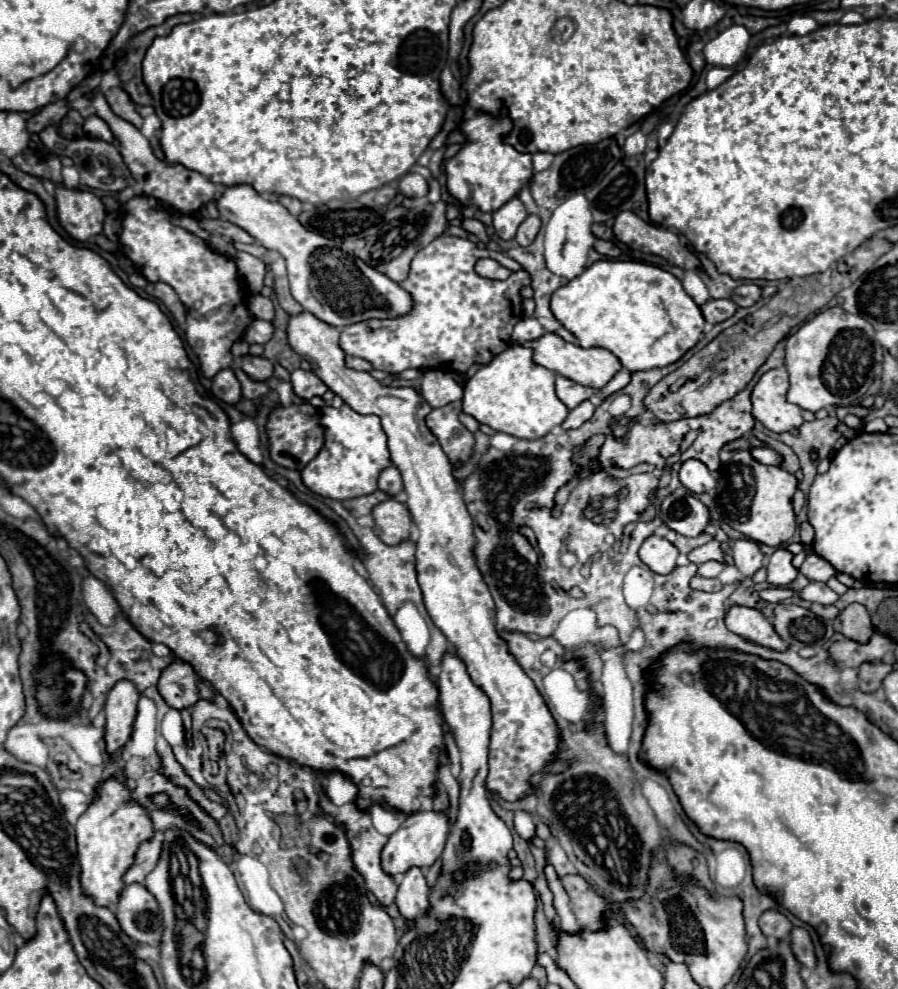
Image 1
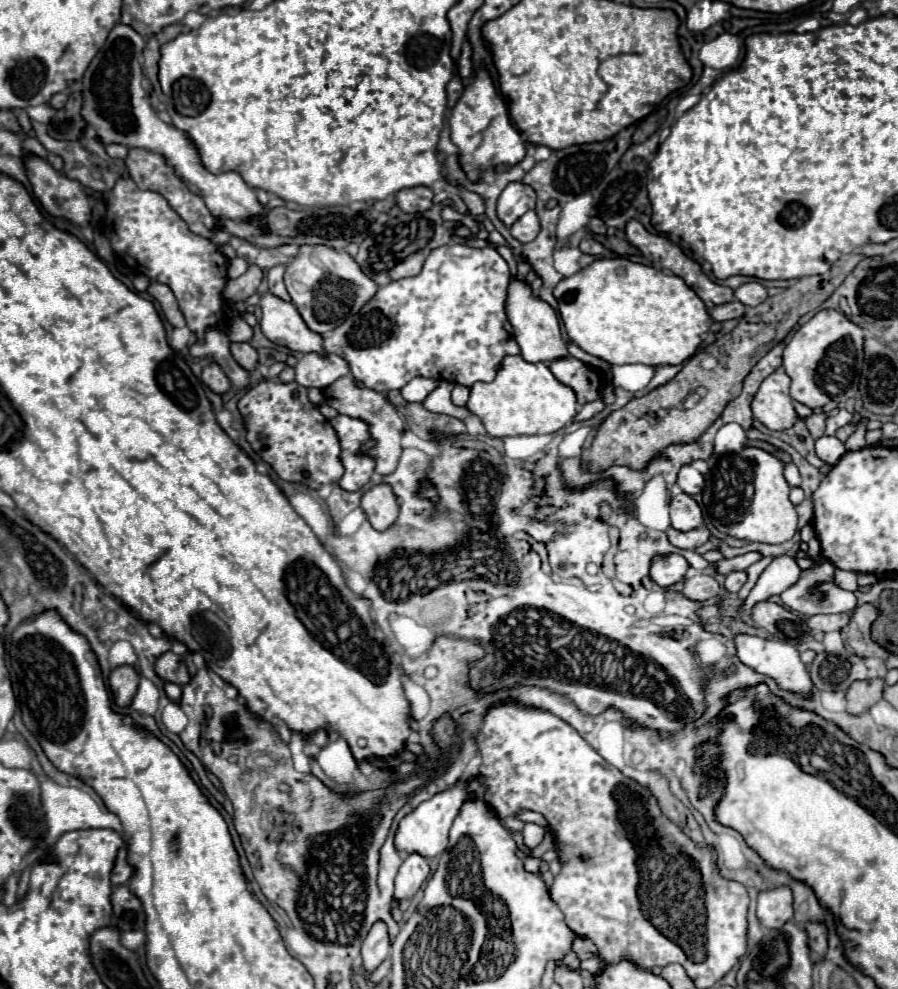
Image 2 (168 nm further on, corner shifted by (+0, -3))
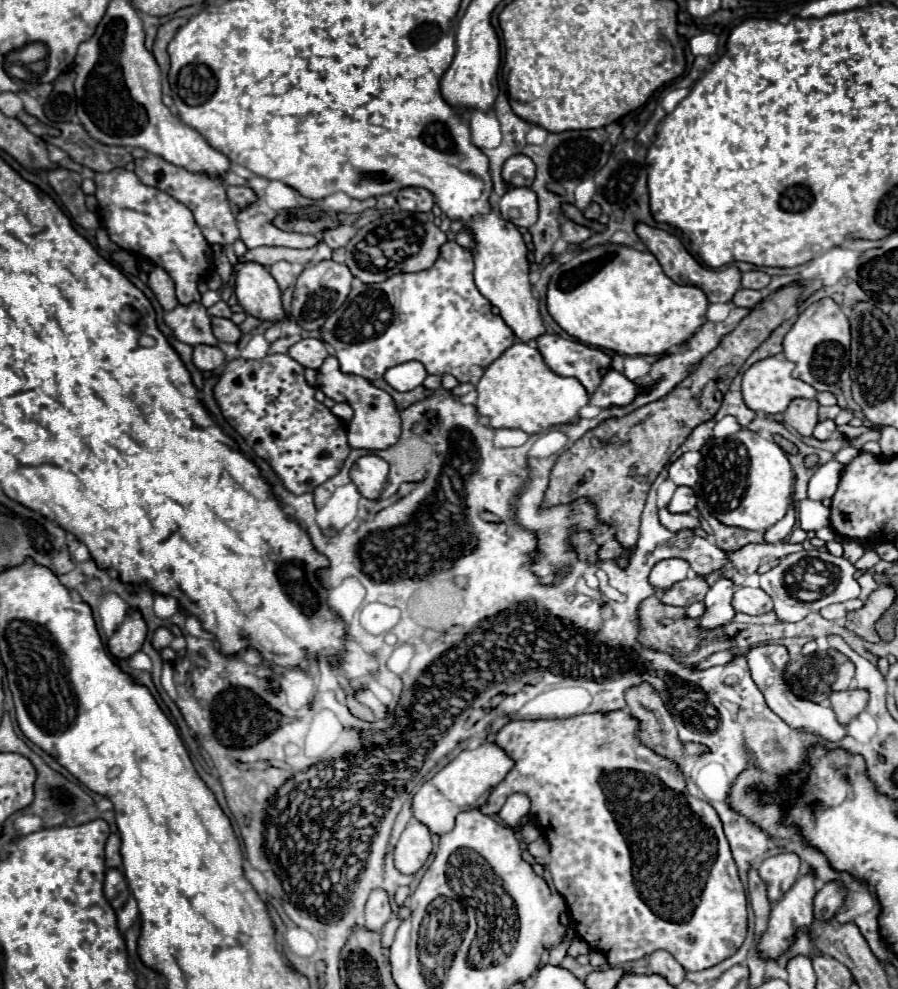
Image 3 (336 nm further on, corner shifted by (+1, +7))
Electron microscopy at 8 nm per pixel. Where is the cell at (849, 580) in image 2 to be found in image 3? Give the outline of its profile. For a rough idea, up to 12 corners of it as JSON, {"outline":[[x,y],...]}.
{"outline":[[843,541],[843,559],[857,563],[865,549],[857,541]]}

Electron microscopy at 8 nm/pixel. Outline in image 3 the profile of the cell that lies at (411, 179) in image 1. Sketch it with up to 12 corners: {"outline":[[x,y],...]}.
{"outline":[[407,187],[397,203],[407,211],[431,211],[435,197],[427,189]]}

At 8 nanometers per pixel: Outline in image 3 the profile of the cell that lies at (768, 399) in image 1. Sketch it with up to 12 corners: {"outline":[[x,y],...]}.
{"outline":[[767,357],[743,375],[745,405],[783,413],[815,389],[791,377],[795,365]]}

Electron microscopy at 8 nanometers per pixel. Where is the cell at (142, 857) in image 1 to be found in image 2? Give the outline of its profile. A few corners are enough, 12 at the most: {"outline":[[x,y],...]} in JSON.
{"outline":[[126,845],[118,849],[112,885],[126,885],[132,877],[132,867],[126,861]]}

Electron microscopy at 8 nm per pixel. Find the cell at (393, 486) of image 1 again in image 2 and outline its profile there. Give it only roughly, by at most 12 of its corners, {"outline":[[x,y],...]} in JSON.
{"outline":[[344,375],[324,389],[338,413],[368,423],[378,475],[402,455],[404,419],[386,395]]}

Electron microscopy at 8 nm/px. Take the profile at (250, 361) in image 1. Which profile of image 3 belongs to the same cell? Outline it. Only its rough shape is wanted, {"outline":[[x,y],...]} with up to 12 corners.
{"outline":[[213,317],[213,333],[221,343],[237,345],[243,337],[231,319]]}

